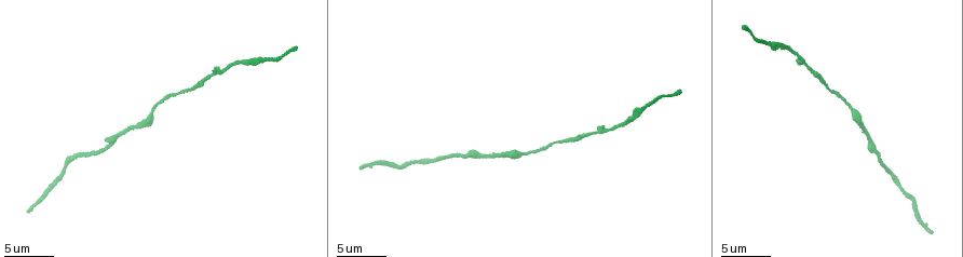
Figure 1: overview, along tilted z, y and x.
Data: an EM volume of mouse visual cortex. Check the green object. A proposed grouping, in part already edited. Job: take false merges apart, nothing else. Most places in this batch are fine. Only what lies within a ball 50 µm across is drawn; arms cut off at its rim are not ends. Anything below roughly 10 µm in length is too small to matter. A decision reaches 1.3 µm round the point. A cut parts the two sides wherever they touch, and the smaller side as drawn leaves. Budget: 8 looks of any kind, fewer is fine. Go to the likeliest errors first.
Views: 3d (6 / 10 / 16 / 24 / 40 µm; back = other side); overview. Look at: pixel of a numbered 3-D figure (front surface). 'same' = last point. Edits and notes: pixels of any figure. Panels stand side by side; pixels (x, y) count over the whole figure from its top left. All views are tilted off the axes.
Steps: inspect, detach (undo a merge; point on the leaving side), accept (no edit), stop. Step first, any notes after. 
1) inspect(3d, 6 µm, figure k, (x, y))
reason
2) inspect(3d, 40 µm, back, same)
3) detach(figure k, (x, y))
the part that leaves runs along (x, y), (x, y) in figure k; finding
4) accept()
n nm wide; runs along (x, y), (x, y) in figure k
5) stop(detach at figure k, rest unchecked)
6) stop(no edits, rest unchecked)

inspect(3d, 16 µm, figure 1, (211, 73))
arms run side by side

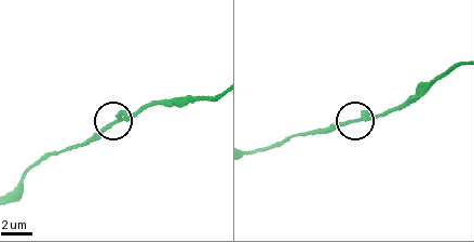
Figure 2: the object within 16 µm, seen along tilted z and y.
inspect(3d, 6 µm, figure 2, (114, 122))

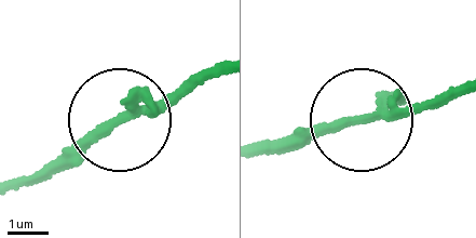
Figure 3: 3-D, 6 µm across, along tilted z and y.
accept()
runs along (22, 185), (216, 76) in figure 3; one neuron here

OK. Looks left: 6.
inspect(3d, 10 µm, figure 1, (414, 161))
a narrow waist

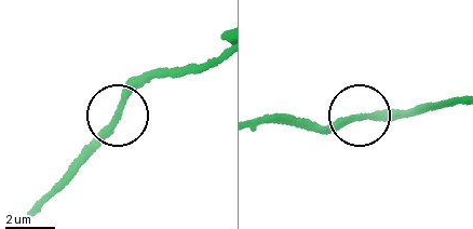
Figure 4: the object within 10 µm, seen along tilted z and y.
accept()
runs along (459, 99), (406, 116), (299, 124) in figure 4; one neuron here

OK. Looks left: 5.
inspect(3d, 6 µm, figure 1, (847, 102))

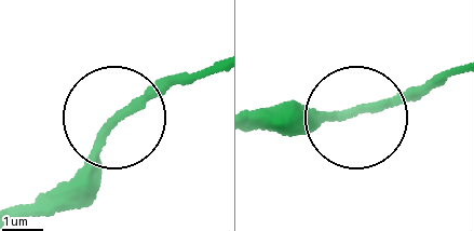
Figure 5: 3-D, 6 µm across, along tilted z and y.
inspect(3d, 6 µm, back, figure 5, (352, 112))
from behind

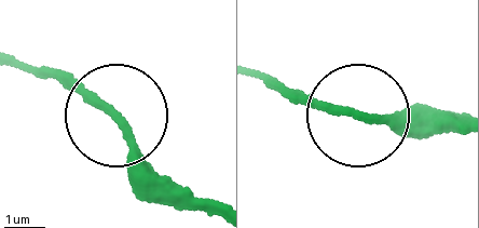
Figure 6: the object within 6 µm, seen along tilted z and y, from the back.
accept()
side arm 19 µm; continuous, no second neuron

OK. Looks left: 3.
inspect(3d, 16 µm, figure 1, (878, 159))
sudden change in width

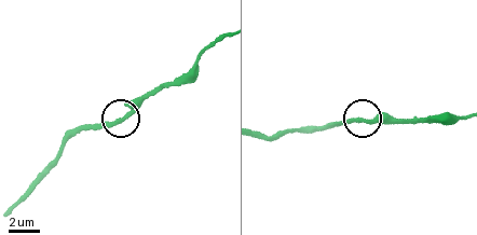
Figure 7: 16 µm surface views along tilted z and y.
accept()
runs along (201, 50), (175, 80), (144, 95), (119, 118), (85, 128) in figure 7; continuous, no second neuron

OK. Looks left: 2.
stop(no edits, rest unchecked)

